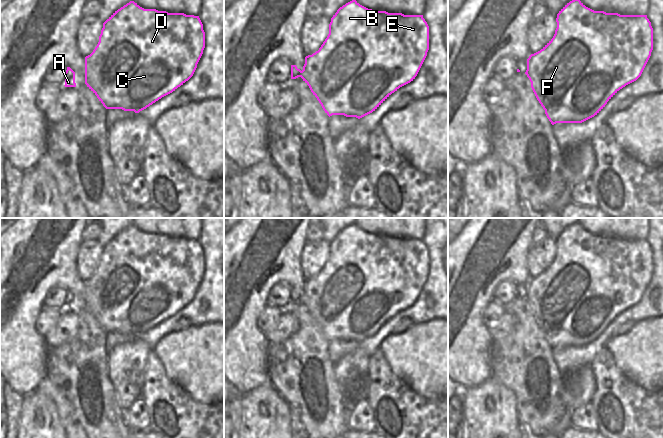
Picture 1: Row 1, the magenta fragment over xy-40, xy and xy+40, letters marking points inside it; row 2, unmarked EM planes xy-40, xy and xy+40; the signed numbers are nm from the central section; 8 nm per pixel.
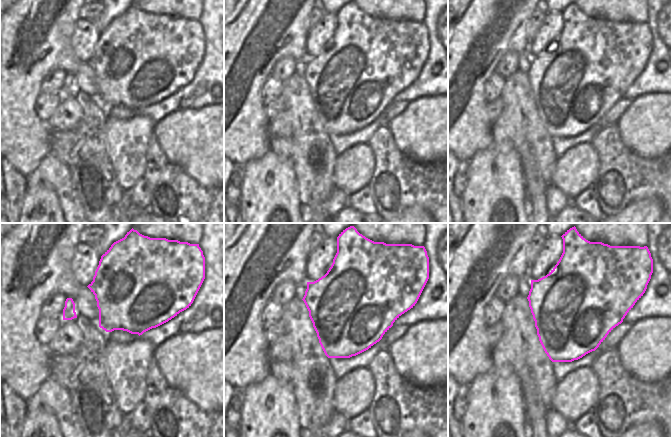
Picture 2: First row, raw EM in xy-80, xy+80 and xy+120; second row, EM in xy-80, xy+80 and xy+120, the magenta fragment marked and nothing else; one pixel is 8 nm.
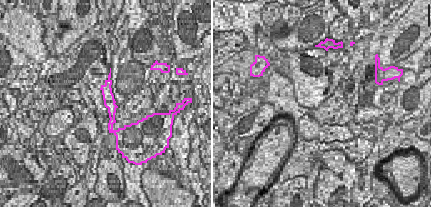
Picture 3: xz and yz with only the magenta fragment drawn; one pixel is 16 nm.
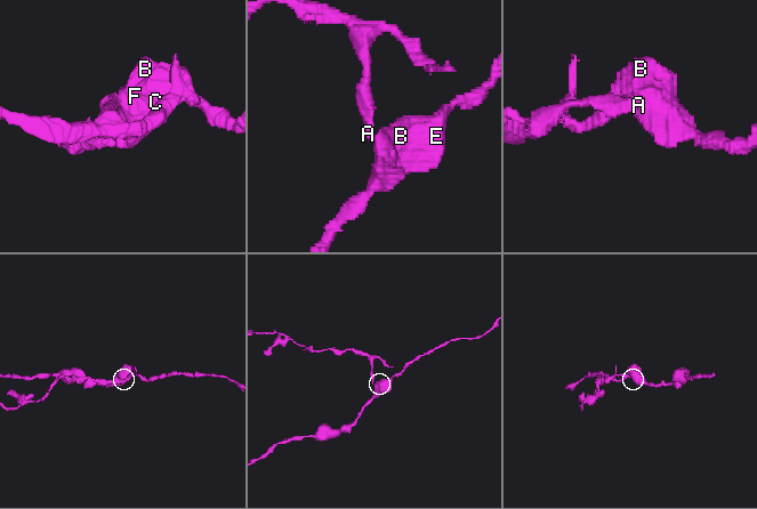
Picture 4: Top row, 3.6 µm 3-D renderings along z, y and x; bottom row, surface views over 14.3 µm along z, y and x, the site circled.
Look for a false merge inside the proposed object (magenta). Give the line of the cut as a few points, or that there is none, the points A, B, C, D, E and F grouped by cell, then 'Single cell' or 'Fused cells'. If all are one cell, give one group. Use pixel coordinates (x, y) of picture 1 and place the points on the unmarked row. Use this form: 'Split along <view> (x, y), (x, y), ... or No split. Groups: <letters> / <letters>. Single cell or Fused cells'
Split along xy (300, 295), (301, 300). Groups: A / B C D E F. Fused cells

